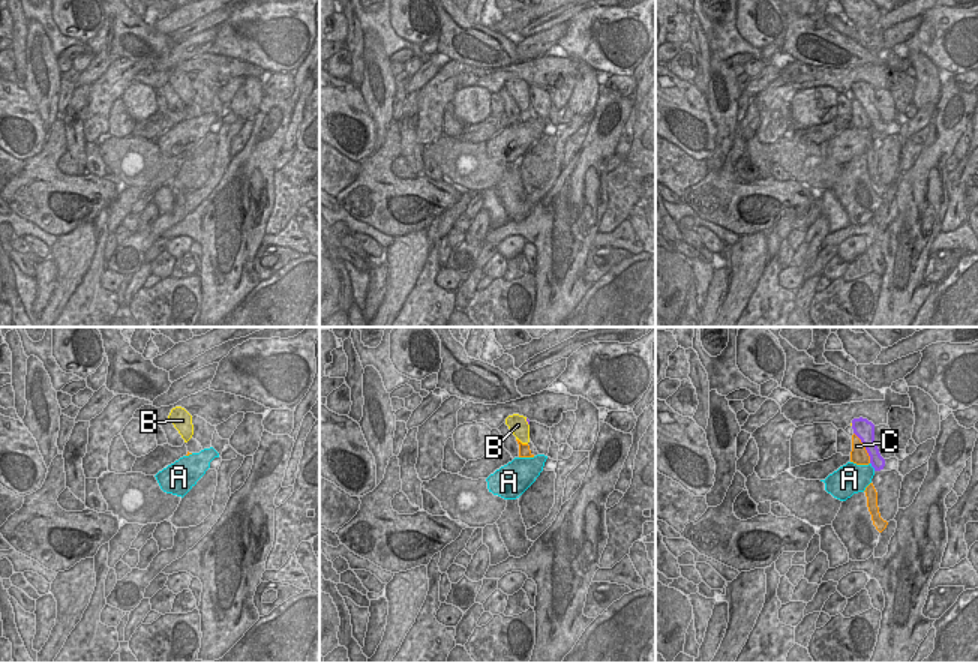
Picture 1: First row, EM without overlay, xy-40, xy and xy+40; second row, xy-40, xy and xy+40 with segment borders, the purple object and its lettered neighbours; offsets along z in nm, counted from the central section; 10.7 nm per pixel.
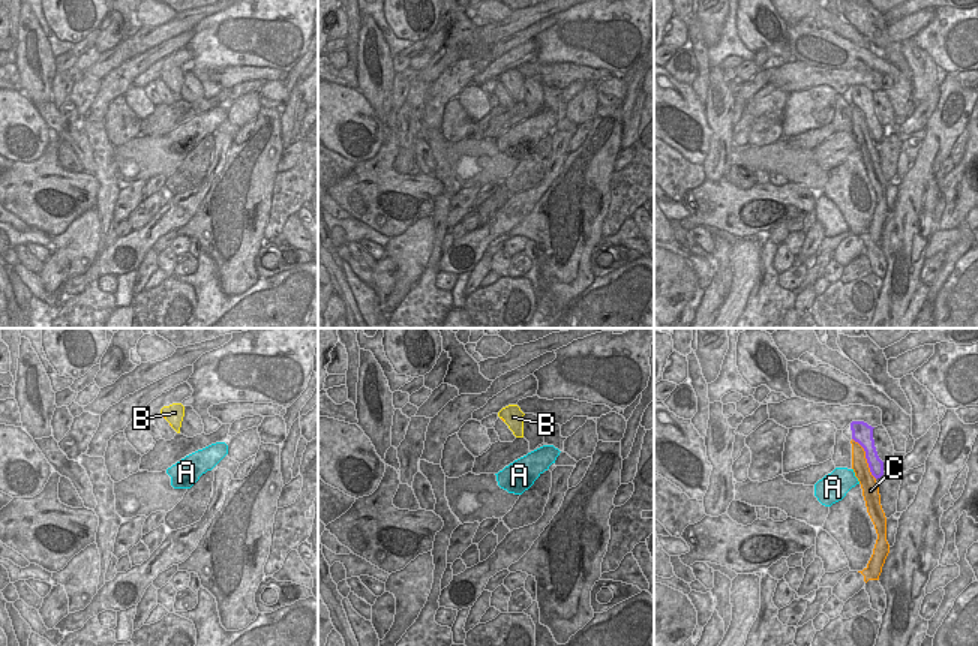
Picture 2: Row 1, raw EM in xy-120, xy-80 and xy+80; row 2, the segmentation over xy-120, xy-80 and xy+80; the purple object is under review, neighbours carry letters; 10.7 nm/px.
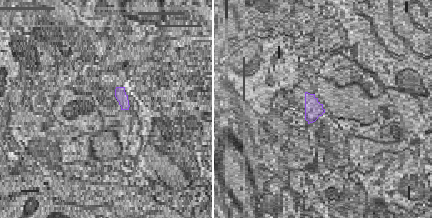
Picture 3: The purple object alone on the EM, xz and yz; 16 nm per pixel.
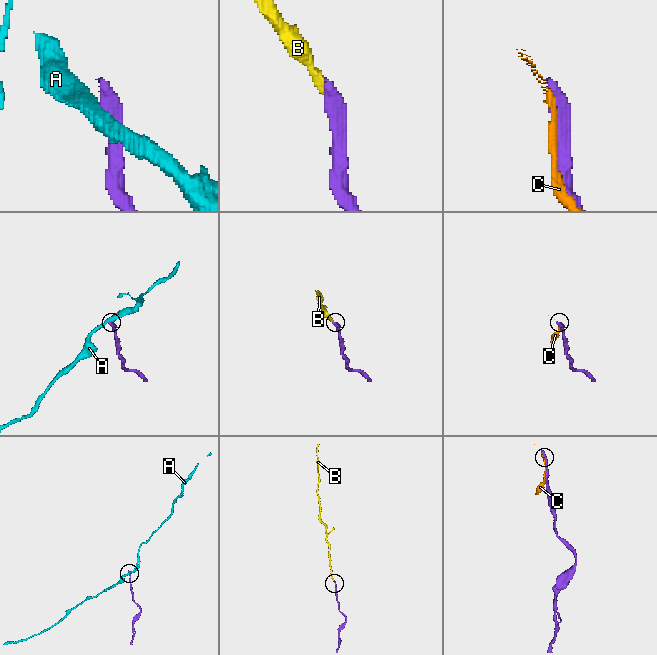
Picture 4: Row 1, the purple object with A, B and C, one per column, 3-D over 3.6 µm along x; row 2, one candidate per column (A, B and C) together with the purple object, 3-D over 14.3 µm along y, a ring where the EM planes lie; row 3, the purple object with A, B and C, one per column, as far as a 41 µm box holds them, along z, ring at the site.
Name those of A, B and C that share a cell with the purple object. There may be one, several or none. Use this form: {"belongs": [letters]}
{"belongs": ["B"]}

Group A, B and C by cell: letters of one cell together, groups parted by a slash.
A / B / C

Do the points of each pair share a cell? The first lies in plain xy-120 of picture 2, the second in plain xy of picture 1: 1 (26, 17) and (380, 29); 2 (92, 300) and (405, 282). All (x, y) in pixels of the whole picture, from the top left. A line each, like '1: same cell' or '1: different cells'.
1: different cells
2: different cells

